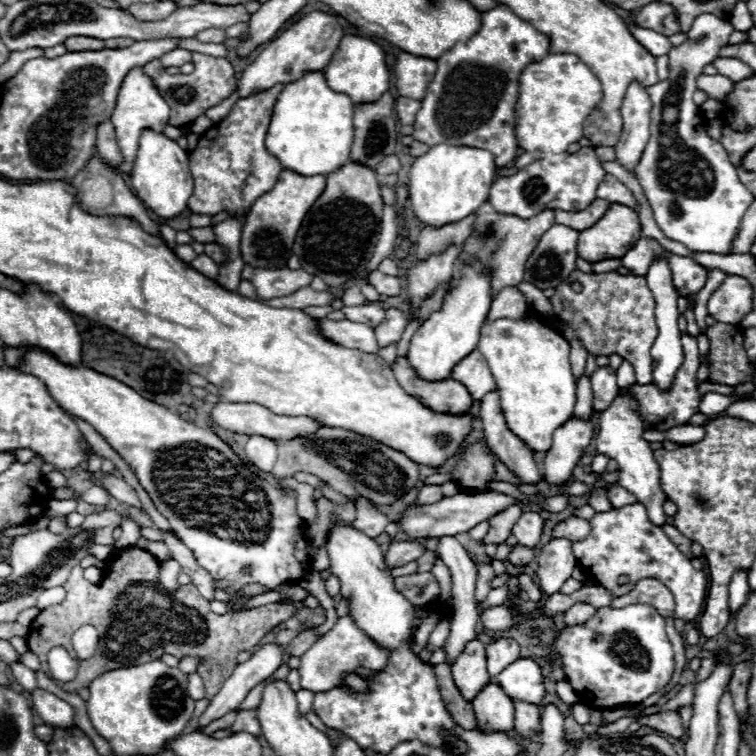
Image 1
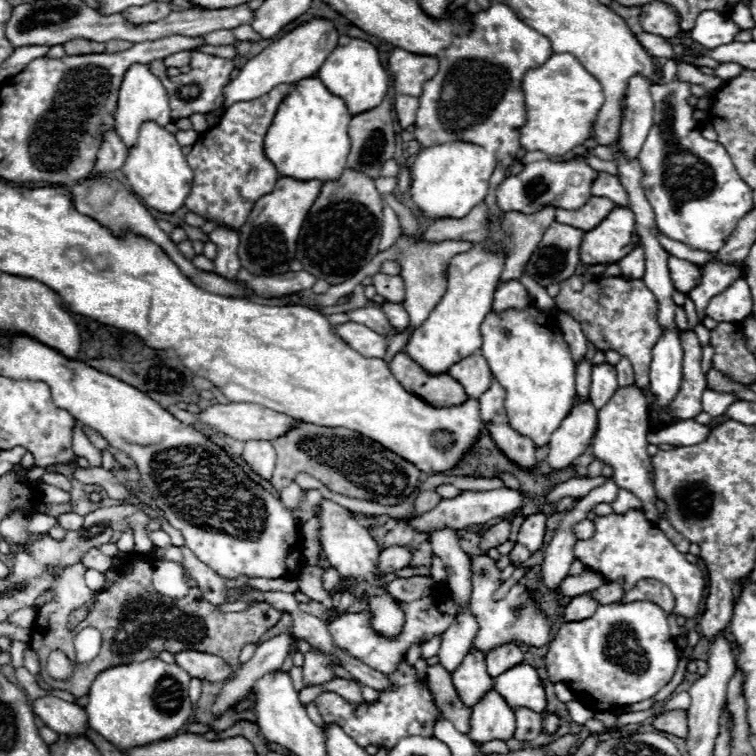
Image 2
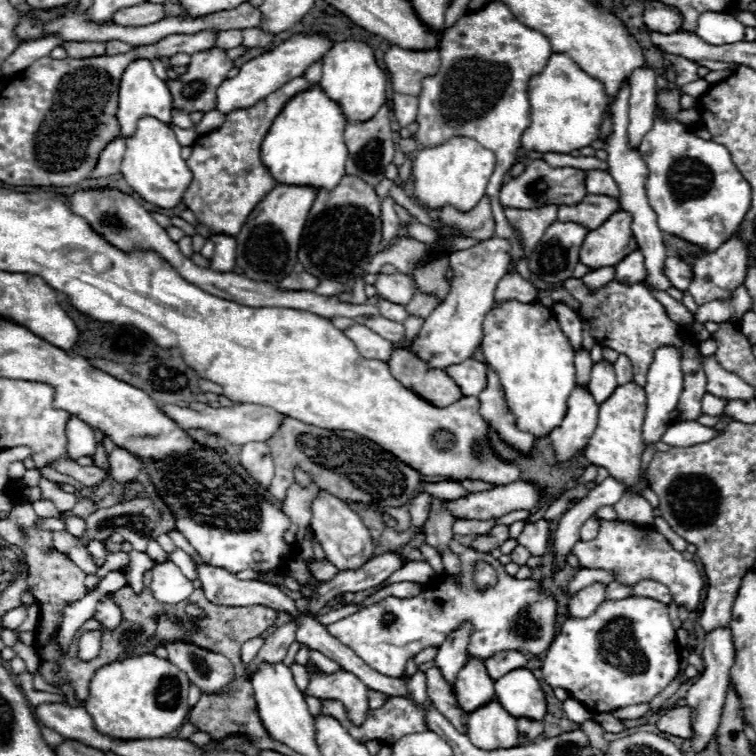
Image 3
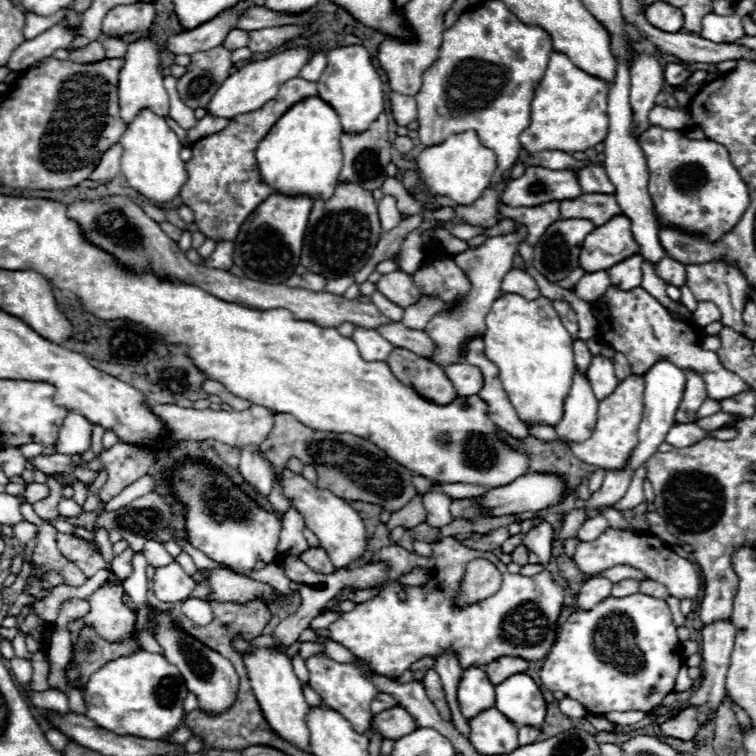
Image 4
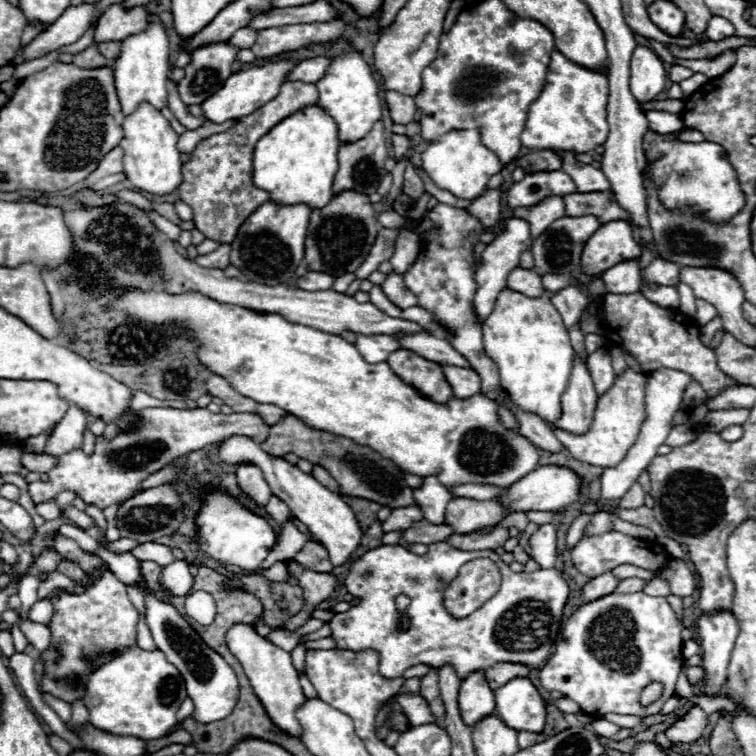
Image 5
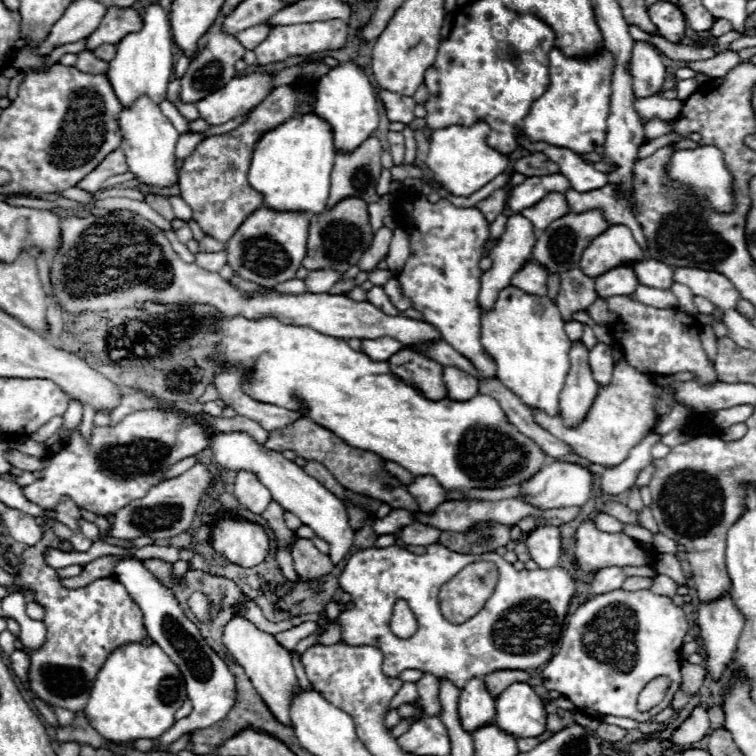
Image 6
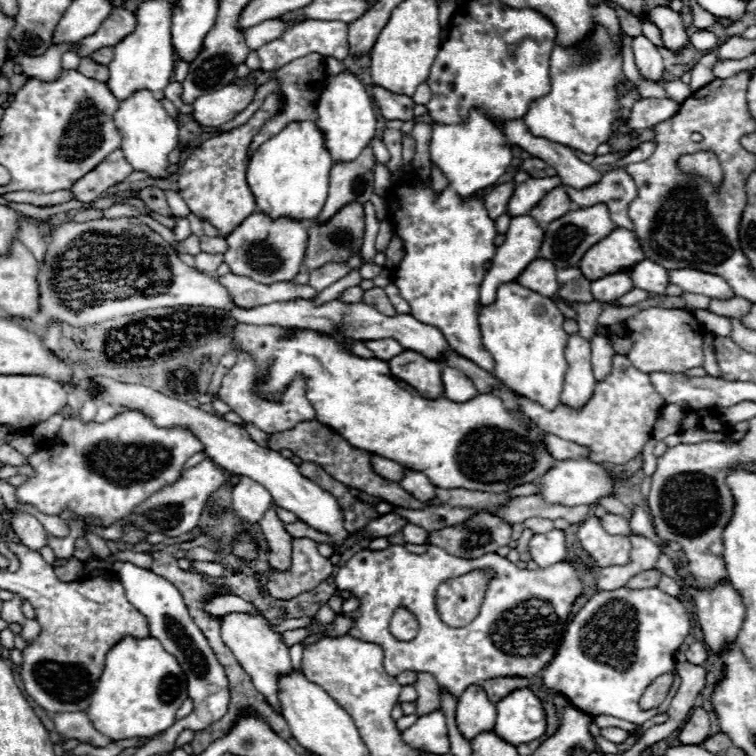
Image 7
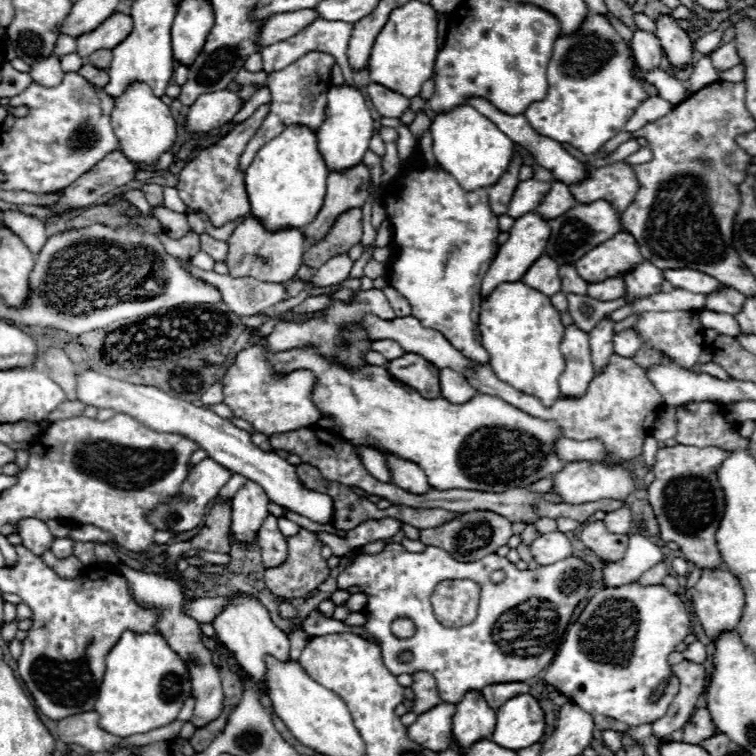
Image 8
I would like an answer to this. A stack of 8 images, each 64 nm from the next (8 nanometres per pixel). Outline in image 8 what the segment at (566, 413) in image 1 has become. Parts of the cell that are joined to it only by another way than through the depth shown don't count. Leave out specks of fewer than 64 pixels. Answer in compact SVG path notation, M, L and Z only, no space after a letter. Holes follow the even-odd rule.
M518 282L500 284L480 306L482 346L490 354L490 366L500 380L514 384L528 396L538 396L542 404L554 404L560 394L560 376L564 372L564 356L560 352L564 326L560 312L542 292Z

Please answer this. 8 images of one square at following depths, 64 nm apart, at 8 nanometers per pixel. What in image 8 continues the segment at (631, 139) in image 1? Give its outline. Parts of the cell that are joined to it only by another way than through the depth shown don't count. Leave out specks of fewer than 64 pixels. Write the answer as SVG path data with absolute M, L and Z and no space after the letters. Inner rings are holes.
M636 30L634 32L634 40L632 40L632 52L634 52L634 62L636 66L646 74L654 68L660 68L664 52L662 46L658 42L656 36L644 32L644 30Z

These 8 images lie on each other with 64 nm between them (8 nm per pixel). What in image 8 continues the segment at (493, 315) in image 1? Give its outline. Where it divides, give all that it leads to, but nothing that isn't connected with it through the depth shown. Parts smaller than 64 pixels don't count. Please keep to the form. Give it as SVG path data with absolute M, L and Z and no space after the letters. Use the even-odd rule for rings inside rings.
M540 256L522 276L522 282L530 288L536 288L538 292L546 296L554 296L560 292L560 280L558 280L558 264L554 264L552 258Z

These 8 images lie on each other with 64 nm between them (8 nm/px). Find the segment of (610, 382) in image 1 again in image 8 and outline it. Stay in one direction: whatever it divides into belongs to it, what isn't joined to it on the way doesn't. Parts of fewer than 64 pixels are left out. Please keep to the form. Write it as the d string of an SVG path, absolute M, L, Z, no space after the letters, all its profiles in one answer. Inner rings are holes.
M600 320L596 324L596 328L590 332L590 350L592 350L594 374L602 372L602 368L606 368L610 356L614 354L614 348L612 348L612 336L614 336L612 324L614 322L610 322L610 320Z

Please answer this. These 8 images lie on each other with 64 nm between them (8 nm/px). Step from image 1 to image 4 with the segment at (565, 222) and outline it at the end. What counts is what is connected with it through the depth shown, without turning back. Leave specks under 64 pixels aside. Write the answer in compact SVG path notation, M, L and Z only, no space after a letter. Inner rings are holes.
M582 194L578 200L560 202L560 208L562 208L562 220L568 220L568 218L594 220L594 226L602 226L612 216L622 214L614 196L586 196L586 194Z

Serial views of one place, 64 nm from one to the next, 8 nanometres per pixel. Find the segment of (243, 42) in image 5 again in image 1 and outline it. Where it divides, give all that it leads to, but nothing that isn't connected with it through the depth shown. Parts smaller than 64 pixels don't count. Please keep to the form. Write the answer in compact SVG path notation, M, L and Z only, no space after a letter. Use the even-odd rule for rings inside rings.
M208 28L208 30L202 30L194 36L198 42L214 42L214 44L222 44L226 40L226 34L224 30L218 30L218 28Z

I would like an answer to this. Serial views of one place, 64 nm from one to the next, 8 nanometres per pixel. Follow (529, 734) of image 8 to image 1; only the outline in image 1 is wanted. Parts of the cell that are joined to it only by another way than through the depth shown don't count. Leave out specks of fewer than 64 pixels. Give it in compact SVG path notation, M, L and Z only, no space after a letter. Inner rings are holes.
M518 658L518 662L510 664L492 678L502 686L502 690L512 700L524 700L530 704L540 706L544 698L544 676L542 668L532 658Z

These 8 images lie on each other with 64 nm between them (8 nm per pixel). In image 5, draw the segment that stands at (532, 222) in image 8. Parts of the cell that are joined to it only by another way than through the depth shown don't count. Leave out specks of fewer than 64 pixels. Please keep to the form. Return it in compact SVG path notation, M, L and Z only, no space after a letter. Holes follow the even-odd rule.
M508 218L506 220L506 232L496 236L478 256L478 262L474 266L474 282L478 282L478 288L476 288L476 294L474 294L474 312L476 312L476 318L478 322L482 324L482 320L486 320L486 316L492 312L494 308L494 302L500 294L500 290L506 288L506 276L518 266L518 260L520 260L520 254L522 250L530 248L530 226L526 220L520 220L520 218Z

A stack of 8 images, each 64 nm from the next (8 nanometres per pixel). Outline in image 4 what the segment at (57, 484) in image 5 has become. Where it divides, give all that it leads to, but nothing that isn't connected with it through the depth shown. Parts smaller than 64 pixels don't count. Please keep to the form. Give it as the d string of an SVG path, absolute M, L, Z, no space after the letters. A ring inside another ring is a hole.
M156 404L152 406L152 410L168 424L168 428L172 430L172 434L176 436L176 440L220 440L232 446L246 446L246 444L260 444L262 440L266 440L266 436L272 432L272 424L274 424L274 412L270 408L264 406L256 406L252 404L246 410L232 410L232 412L224 412L224 410L194 410L194 408L180 408L176 404ZM116 442L112 448L104 450L100 458L94 458L92 462L84 464L80 456L72 456L72 460L78 466L86 466L92 470L100 470L102 466L110 472L104 488L100 490L100 500L108 502L114 498L120 490L124 490L128 484L136 482L138 478L146 476L150 466L154 466L158 460L142 446L130 446L124 442ZM34 482L34 484L28 484L26 490L24 490L24 498L26 498L26 502L30 502L30 504L34 504L34 502L38 502L38 500L44 500L48 494L50 494L48 486L36 484L36 482Z

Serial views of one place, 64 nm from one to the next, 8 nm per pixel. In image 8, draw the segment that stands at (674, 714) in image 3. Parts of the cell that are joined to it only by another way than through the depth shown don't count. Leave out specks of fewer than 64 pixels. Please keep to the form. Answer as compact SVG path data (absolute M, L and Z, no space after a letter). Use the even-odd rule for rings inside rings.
M700 708L696 710L688 724L684 726L684 736L682 736L682 742L686 744L700 744L702 740L710 738L716 734L716 728L714 728L714 722L710 718L710 712L706 708Z

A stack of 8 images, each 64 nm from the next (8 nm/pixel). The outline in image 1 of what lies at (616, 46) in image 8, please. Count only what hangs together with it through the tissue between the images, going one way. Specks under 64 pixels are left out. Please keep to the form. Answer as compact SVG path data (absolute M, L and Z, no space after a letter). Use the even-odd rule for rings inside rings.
M548 54L540 62L528 64L518 82L518 104L514 134L526 152L566 152L572 142L582 138L582 122L600 102L602 88L592 70L574 54Z

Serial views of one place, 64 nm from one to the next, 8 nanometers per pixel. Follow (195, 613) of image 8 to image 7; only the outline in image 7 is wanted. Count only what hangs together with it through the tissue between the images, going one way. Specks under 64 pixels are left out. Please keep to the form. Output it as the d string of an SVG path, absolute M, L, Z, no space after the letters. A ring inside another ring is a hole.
M220 596L220 598L212 600L212 602L208 602L204 610L210 612L212 616L224 616L228 612L250 612L250 614L260 612L252 602L246 602L246 600L238 598L238 596Z

